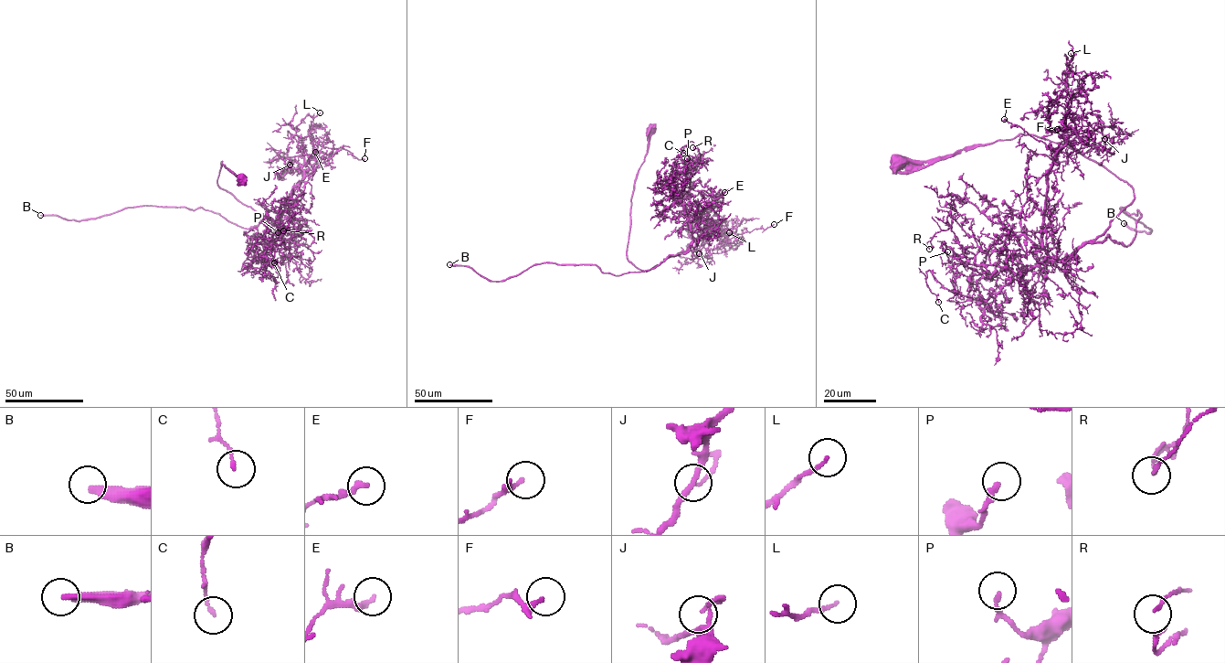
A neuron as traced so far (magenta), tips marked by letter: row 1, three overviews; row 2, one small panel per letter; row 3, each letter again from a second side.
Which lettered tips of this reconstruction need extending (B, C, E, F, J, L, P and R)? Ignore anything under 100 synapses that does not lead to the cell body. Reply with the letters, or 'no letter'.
B

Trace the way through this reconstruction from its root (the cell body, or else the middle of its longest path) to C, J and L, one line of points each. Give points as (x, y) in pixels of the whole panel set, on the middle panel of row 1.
C: (652, 130), (633, 187), (627, 251), (641, 270), (683, 252), (692, 240), (672, 182), (683, 153)
J: (652, 130), (633, 187), (627, 258), (648, 271), (683, 252), (692, 240), (690, 216), (712, 223), (699, 253)
L: (652, 130), (627, 258), (648, 271), (683, 252), (690, 216), (729, 232)

